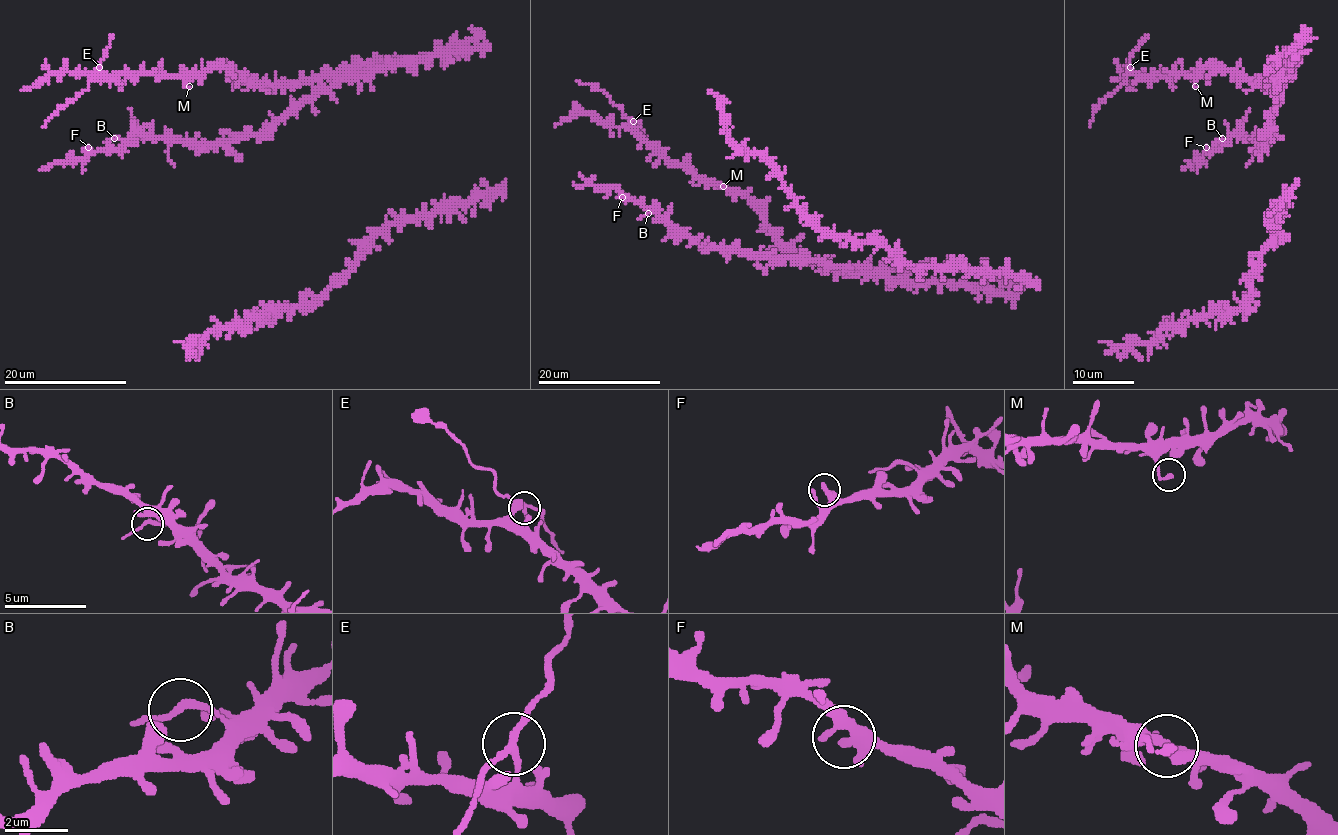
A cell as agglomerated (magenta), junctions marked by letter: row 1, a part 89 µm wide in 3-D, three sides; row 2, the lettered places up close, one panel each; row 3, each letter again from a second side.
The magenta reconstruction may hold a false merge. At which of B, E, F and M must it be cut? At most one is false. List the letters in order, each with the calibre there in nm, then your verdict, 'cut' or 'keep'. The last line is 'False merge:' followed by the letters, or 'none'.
B: 220 nm | keep
E: 190 nm | cut
F: 280 nm | keep
M: 240 nm | keep
False merge: E

